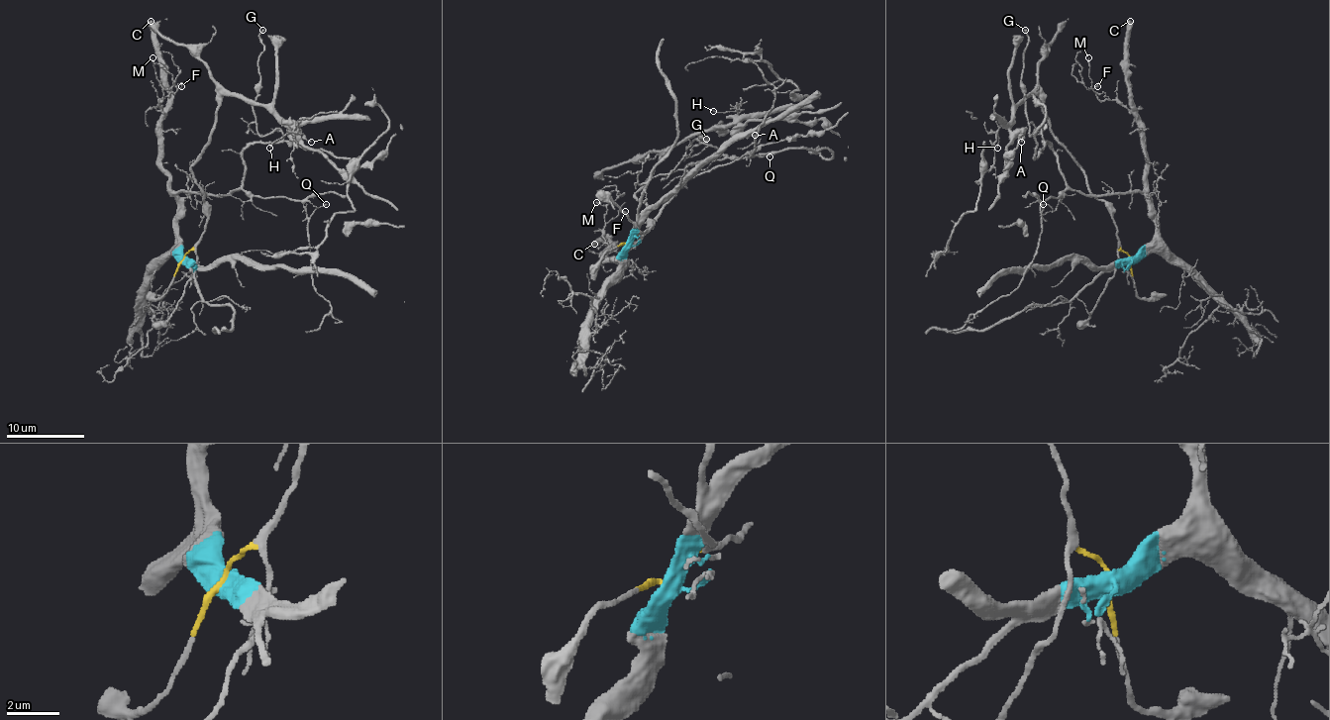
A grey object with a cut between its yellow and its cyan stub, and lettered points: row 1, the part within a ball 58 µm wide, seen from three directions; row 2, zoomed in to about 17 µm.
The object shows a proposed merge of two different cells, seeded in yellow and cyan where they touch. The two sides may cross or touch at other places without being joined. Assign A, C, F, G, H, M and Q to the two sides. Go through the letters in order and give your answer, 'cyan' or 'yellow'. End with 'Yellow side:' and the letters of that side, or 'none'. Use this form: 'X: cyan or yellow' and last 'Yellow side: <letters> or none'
A: yellow
C: cyan
F: cyan
G: cyan
H: yellow
M: cyan
Q: cyan
Yellow side: A, H

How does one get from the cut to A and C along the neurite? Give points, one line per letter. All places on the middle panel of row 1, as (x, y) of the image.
A: (627, 244), (650, 228), (649, 209), (635, 195), (658, 159), (681, 142), (735, 124), (747, 136), (754, 134)
C: (627, 244), (627, 261), (621, 269), (615, 259), (605, 259), (605, 254), (611, 248), (609, 242), (593, 244)

